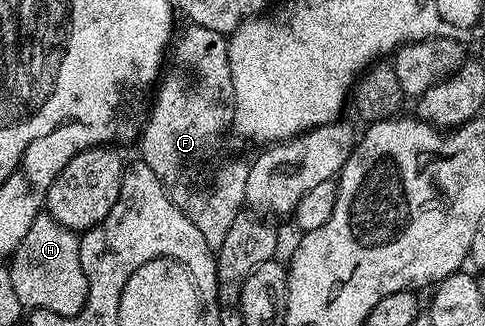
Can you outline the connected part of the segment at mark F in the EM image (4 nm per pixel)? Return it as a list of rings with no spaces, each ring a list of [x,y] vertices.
[[[188,23],[185,26],[171,42],[170,52],[166,57],[166,68],[159,78],[158,88],[155,90],[157,93],[154,93],[154,100],[146,113],[148,122],[145,123],[144,129],[142,125],[139,130],[138,157],[146,163],[146,167],[150,167],[150,171],[154,171],[156,181],[163,185],[173,203],[187,215],[194,227],[198,227],[200,237],[206,239],[206,243],[215,251],[222,247],[234,219],[238,219],[238,215],[245,208],[249,162],[239,161],[236,157],[219,157],[216,154],[220,136],[227,129],[233,128],[232,112],[236,106],[234,79],[230,77],[228,37],[201,25]]]

